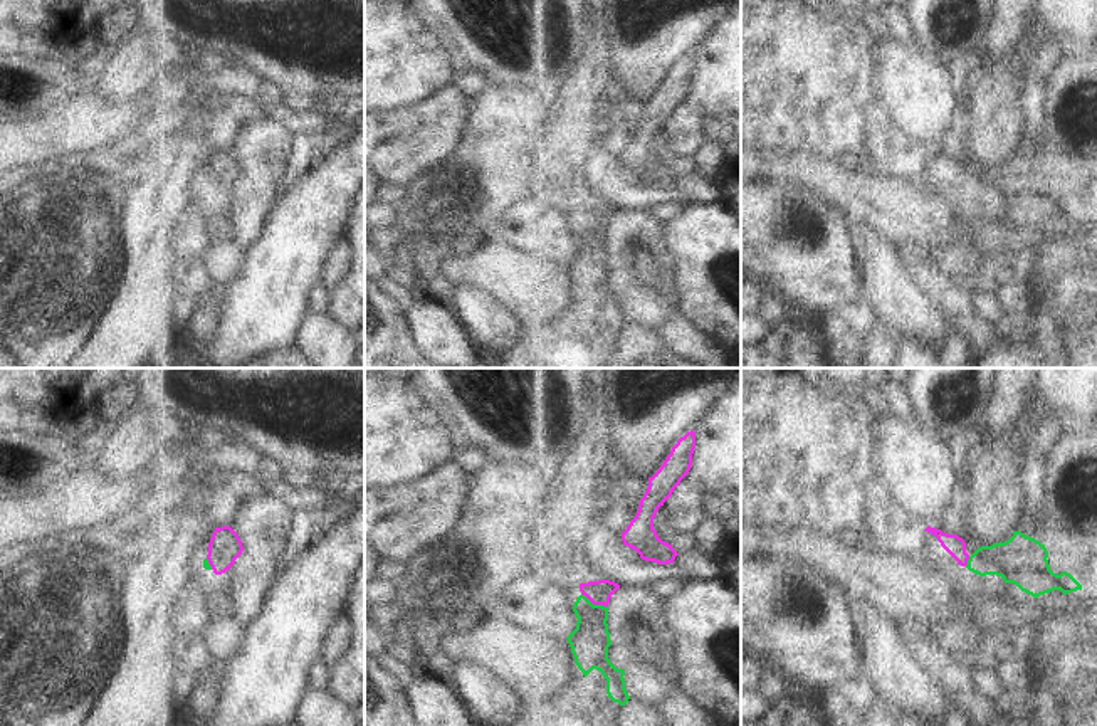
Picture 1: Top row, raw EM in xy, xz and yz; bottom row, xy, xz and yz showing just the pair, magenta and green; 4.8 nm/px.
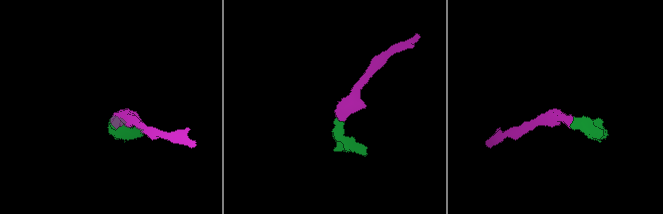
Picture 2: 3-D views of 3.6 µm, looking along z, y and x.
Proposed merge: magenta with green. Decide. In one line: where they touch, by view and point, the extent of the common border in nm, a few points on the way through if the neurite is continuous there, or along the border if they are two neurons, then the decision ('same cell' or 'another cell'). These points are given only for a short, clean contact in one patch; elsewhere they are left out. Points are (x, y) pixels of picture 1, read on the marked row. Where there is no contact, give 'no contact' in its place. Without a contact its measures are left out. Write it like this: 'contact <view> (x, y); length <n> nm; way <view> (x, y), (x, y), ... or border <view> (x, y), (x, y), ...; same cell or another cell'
contact xz (595, 604); length 140 nm; way xz (600, 592), (595, 604), (590, 641); same cell

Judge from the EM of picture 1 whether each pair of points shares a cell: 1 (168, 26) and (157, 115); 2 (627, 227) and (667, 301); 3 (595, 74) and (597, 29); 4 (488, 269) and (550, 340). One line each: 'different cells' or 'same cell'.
1: different cells
2: same cell
3: same cell
4: different cells

